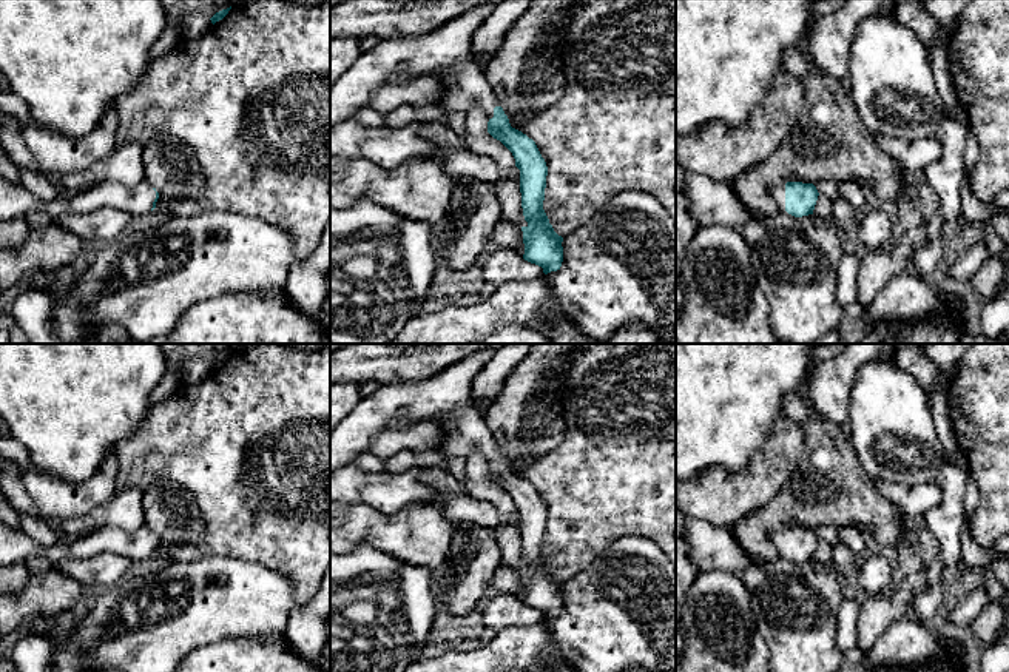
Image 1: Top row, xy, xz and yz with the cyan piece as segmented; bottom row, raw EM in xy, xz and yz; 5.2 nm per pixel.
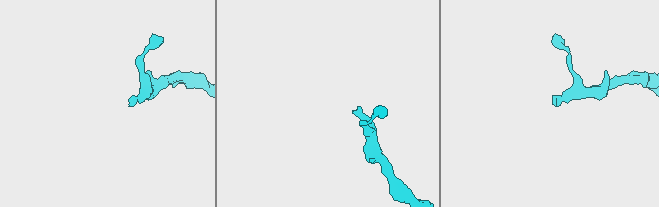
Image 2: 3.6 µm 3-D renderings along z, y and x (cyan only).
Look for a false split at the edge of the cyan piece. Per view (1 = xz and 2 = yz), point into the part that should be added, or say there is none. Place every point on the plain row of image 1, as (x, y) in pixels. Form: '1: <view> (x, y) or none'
1: xz (448, 393)
2: yz (778, 537)

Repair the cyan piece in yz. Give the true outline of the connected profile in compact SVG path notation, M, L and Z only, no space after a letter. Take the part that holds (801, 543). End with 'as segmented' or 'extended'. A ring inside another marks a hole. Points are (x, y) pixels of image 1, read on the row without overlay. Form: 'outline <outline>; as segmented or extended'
outline M802 527L778 529L770 538L779 552L779 558L795 563L813 559L819 541L813 529Z; extended

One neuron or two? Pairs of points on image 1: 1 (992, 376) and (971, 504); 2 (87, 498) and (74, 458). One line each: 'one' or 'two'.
1: two
2: two

